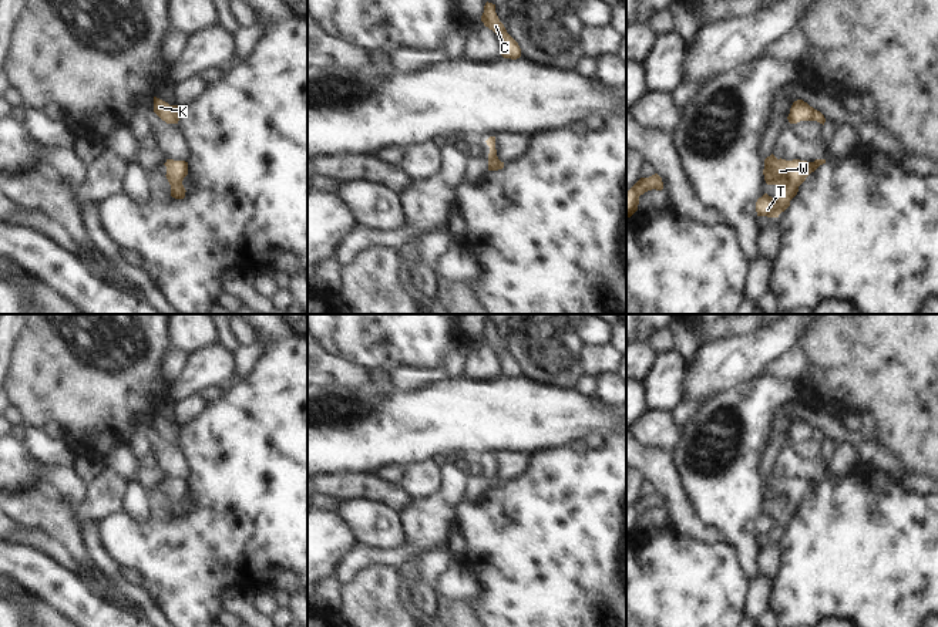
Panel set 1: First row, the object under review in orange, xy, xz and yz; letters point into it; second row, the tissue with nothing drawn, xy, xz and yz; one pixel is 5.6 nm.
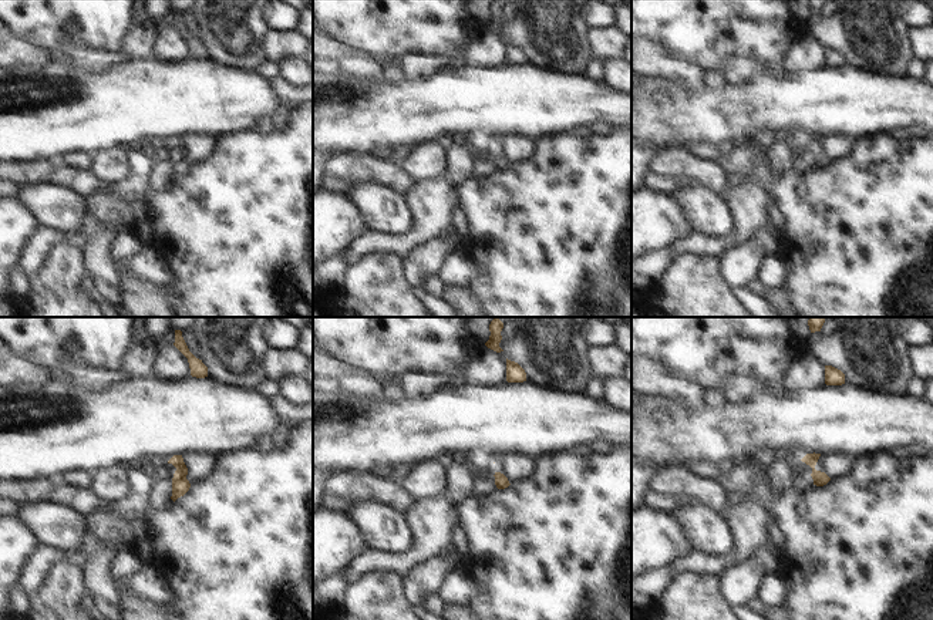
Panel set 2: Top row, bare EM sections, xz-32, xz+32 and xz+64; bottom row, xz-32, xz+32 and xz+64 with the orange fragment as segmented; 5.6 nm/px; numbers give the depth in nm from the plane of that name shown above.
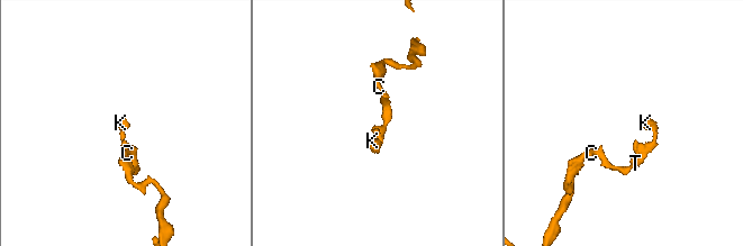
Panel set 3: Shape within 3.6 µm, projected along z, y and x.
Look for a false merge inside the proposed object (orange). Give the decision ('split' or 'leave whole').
leave whole

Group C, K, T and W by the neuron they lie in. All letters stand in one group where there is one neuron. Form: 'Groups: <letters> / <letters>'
Groups: C K T W.

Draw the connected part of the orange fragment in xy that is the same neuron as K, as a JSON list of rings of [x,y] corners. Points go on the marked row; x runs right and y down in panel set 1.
[[[154,97],[154,112],[167,124],[178,124],[181,108]]]

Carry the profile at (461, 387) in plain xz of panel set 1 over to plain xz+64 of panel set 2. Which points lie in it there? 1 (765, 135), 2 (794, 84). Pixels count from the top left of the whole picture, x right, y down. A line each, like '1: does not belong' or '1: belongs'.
1: does not belong
2: belongs

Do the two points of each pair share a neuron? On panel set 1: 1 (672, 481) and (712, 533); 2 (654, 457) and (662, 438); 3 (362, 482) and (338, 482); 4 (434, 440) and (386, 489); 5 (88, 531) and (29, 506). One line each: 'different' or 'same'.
1: same
2: different
3: same
4: different
5: different

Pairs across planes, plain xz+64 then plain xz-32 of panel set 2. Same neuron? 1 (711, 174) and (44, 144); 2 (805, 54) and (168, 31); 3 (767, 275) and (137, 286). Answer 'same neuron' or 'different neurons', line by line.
1: different neurons
2: same neuron
3: different neurons

